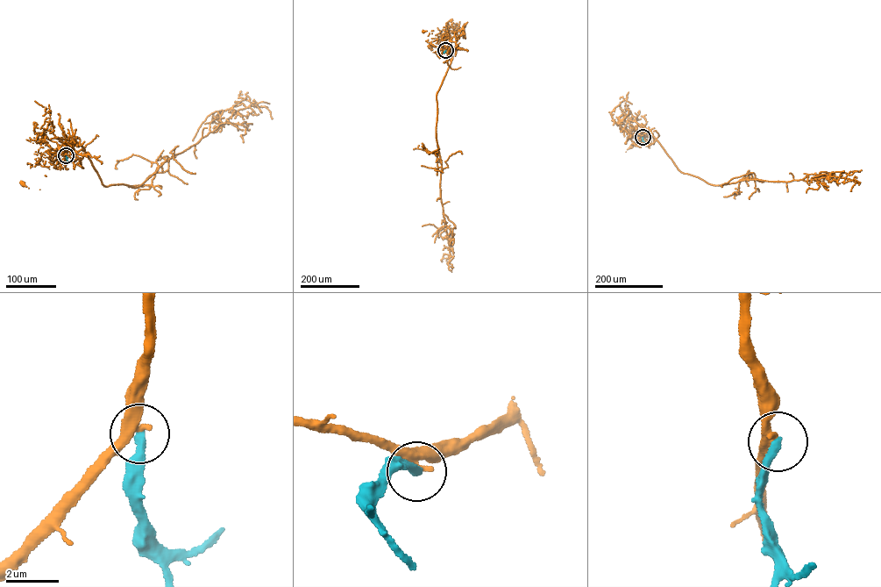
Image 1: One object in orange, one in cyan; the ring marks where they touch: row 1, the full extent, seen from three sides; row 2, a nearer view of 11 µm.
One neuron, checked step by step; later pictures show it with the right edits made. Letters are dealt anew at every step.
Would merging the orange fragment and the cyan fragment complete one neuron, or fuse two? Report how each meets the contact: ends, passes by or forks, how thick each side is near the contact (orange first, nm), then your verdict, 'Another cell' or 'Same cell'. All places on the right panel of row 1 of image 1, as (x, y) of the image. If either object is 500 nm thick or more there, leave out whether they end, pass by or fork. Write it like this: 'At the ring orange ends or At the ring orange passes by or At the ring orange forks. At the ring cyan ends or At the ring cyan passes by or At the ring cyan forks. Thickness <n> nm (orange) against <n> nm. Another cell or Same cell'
At the ring orange passes by. At the ring cyan ends. Thickness 340 nm (orange) against 320 nm. Another cell

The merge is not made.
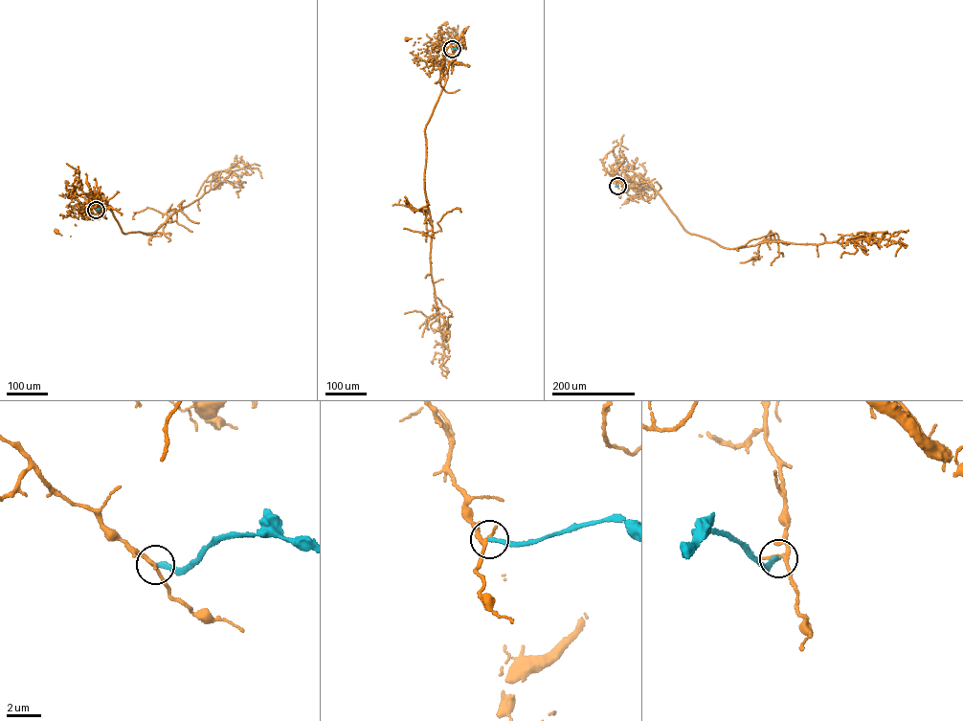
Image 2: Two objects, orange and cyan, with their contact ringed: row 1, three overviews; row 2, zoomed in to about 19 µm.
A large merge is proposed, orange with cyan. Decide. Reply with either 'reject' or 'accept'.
reject

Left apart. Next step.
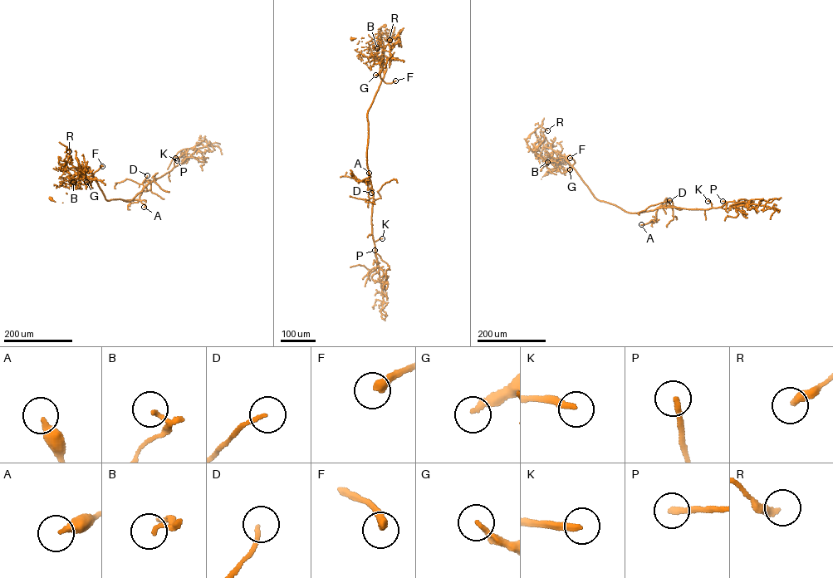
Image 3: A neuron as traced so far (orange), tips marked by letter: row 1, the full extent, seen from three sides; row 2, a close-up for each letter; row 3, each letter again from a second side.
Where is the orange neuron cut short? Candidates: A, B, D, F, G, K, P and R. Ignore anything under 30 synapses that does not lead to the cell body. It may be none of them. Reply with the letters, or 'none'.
F, K, P

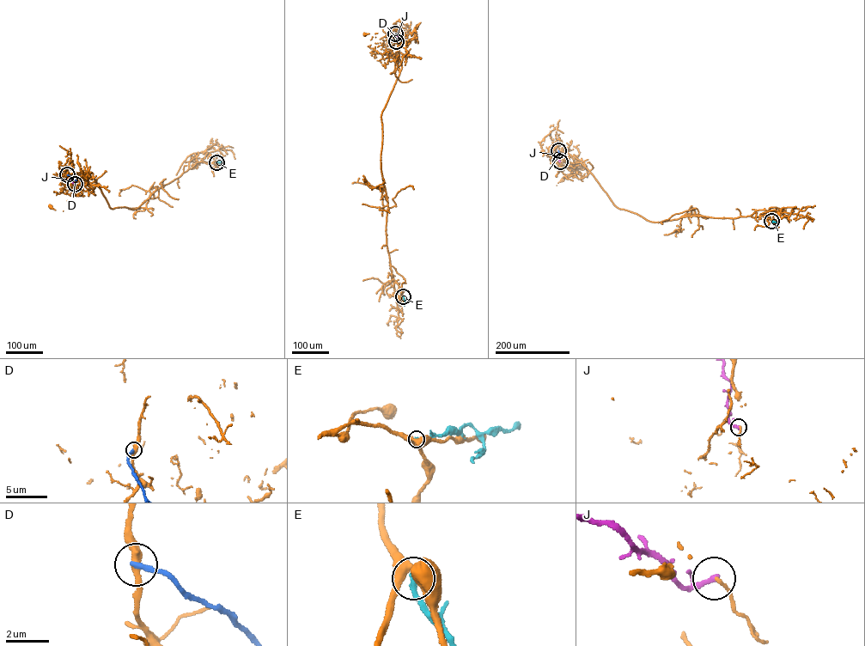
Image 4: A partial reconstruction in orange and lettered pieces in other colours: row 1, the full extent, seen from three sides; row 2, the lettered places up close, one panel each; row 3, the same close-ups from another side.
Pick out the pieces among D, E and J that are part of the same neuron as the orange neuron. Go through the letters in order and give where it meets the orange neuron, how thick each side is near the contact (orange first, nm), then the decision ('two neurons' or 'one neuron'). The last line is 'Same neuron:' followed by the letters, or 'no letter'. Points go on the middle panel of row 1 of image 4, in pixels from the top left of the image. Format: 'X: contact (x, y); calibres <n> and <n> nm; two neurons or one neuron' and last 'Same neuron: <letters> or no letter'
D: contact (395, 33); calibres 340 and 240 nm; two neurons
E: contact (403, 296); calibres 600 and 320 nm; two neurons
J: contact (396, 41); calibres 120 and 200 nm; two neurons
Same neuron: no letter

